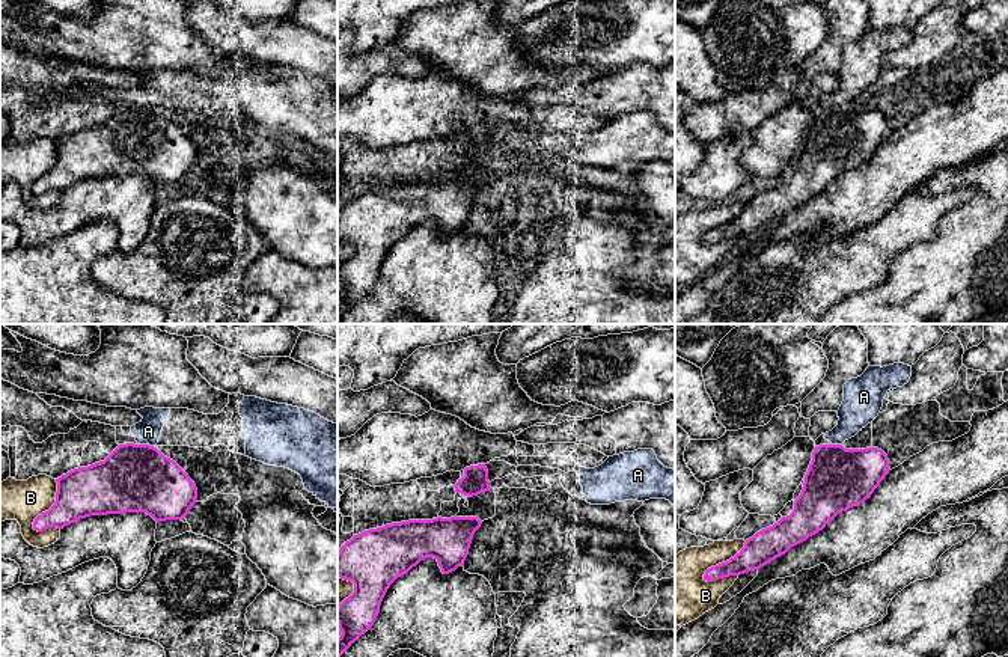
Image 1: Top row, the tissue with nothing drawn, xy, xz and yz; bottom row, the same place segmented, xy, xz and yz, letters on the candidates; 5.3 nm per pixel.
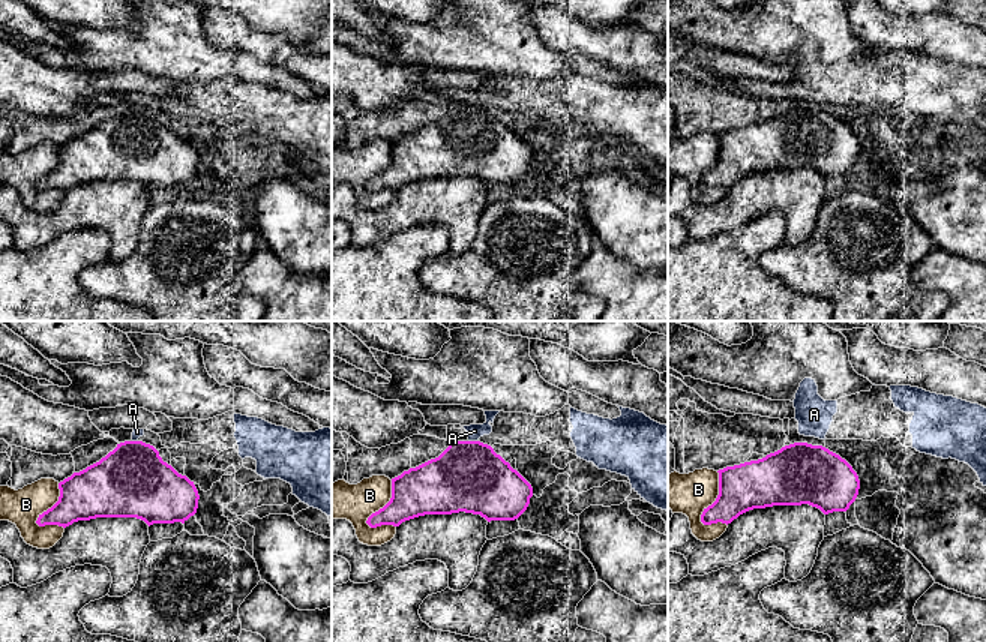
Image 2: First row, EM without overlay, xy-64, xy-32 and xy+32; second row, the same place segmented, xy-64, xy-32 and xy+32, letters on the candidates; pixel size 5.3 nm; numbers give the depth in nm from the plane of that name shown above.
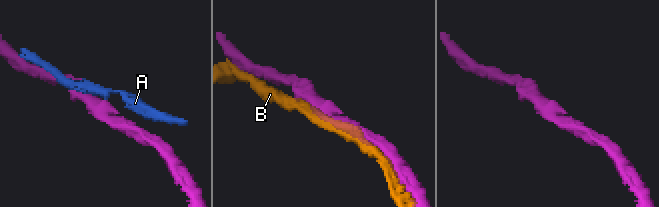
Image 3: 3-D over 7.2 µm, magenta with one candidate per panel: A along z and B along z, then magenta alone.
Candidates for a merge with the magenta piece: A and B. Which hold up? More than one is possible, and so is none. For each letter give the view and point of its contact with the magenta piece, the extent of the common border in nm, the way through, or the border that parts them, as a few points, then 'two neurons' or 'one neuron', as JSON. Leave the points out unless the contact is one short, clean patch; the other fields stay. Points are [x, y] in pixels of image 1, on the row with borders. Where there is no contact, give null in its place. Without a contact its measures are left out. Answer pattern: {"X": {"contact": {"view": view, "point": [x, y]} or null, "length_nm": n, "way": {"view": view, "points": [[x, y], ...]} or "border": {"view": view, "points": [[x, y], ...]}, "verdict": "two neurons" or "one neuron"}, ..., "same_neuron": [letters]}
{"A": {"contact": {"view": "xy", "point": [145, 445]}, "length_nm": 90, "border": {"view": "xy", "points": [[137, 443], [152, 446]]}, "verdict": "two neurons"}, "B": {"contact": {"view": "yz", "point": [722, 562]}, "length_nm": 320, "verdict": "two neurons"}, "same_neuron": []}

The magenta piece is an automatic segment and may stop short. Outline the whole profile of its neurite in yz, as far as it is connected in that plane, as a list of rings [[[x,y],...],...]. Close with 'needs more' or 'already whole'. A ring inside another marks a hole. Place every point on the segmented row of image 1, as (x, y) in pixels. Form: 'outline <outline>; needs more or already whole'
outline [[[842,445],[815,446],[812,461],[805,475],[803,490],[794,500],[793,512],[746,539],[744,547],[729,561],[708,568],[704,580],[714,582],[729,576],[740,576],[770,564],[791,547],[823,530],[839,512],[859,506],[869,499],[889,470],[887,455],[878,448],[845,449]]]; already whole

